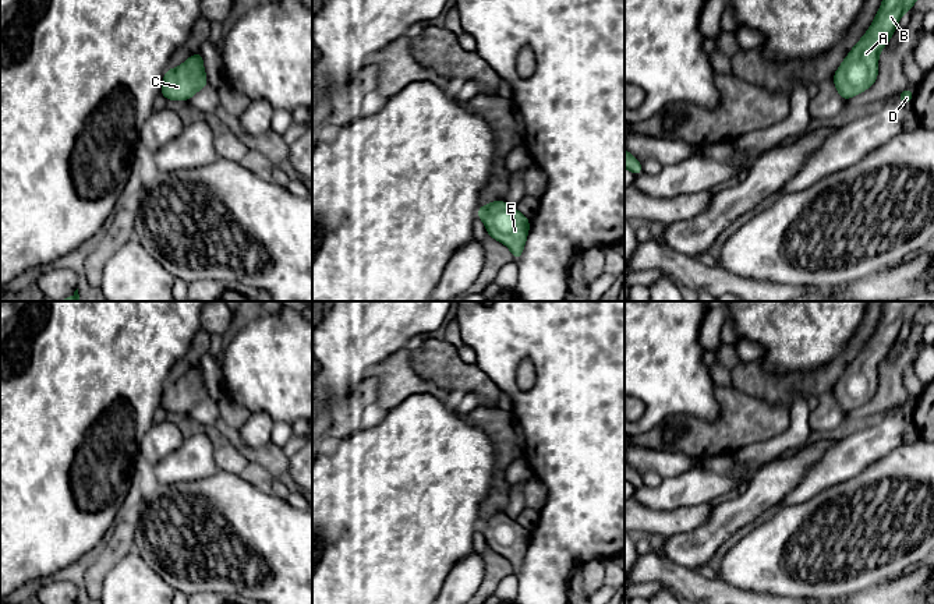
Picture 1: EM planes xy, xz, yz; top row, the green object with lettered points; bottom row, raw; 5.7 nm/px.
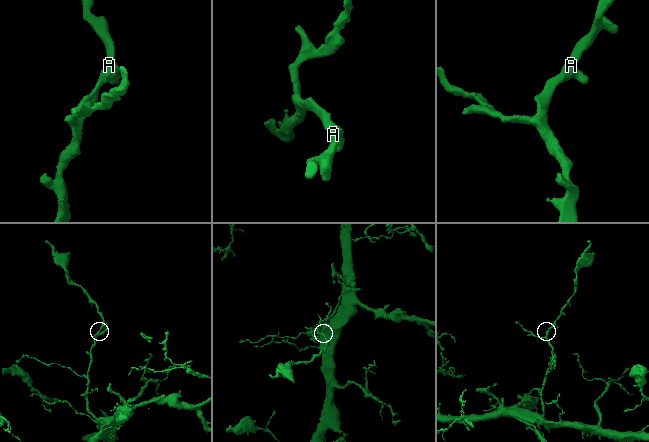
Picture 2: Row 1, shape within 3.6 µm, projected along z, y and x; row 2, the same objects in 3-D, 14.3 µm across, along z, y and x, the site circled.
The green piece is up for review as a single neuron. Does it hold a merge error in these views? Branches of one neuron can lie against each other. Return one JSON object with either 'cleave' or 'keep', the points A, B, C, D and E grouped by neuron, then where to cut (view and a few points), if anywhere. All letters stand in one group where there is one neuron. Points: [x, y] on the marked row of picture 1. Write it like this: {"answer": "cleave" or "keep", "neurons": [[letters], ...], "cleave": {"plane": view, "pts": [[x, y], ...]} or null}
{"answer": "keep", "neurons": [["A", "B", "C", "D", "E"]], "cleave": null}

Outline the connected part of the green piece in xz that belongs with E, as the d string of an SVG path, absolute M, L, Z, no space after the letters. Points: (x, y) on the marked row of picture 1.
M503 199L480 205L477 216L485 223L488 236L507 246L513 259L519 261L528 236L530 219Z

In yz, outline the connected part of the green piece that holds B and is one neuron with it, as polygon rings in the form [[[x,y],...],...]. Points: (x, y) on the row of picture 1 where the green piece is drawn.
[[[882,0],[881,7],[864,33],[855,45],[832,80],[843,100],[868,89],[878,77],[878,54],[889,42],[905,11],[912,11],[916,0]]]

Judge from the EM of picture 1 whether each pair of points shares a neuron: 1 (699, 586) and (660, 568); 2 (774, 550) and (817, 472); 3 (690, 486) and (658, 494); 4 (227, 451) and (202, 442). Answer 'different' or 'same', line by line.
1: same
2: different
3: same
4: different

